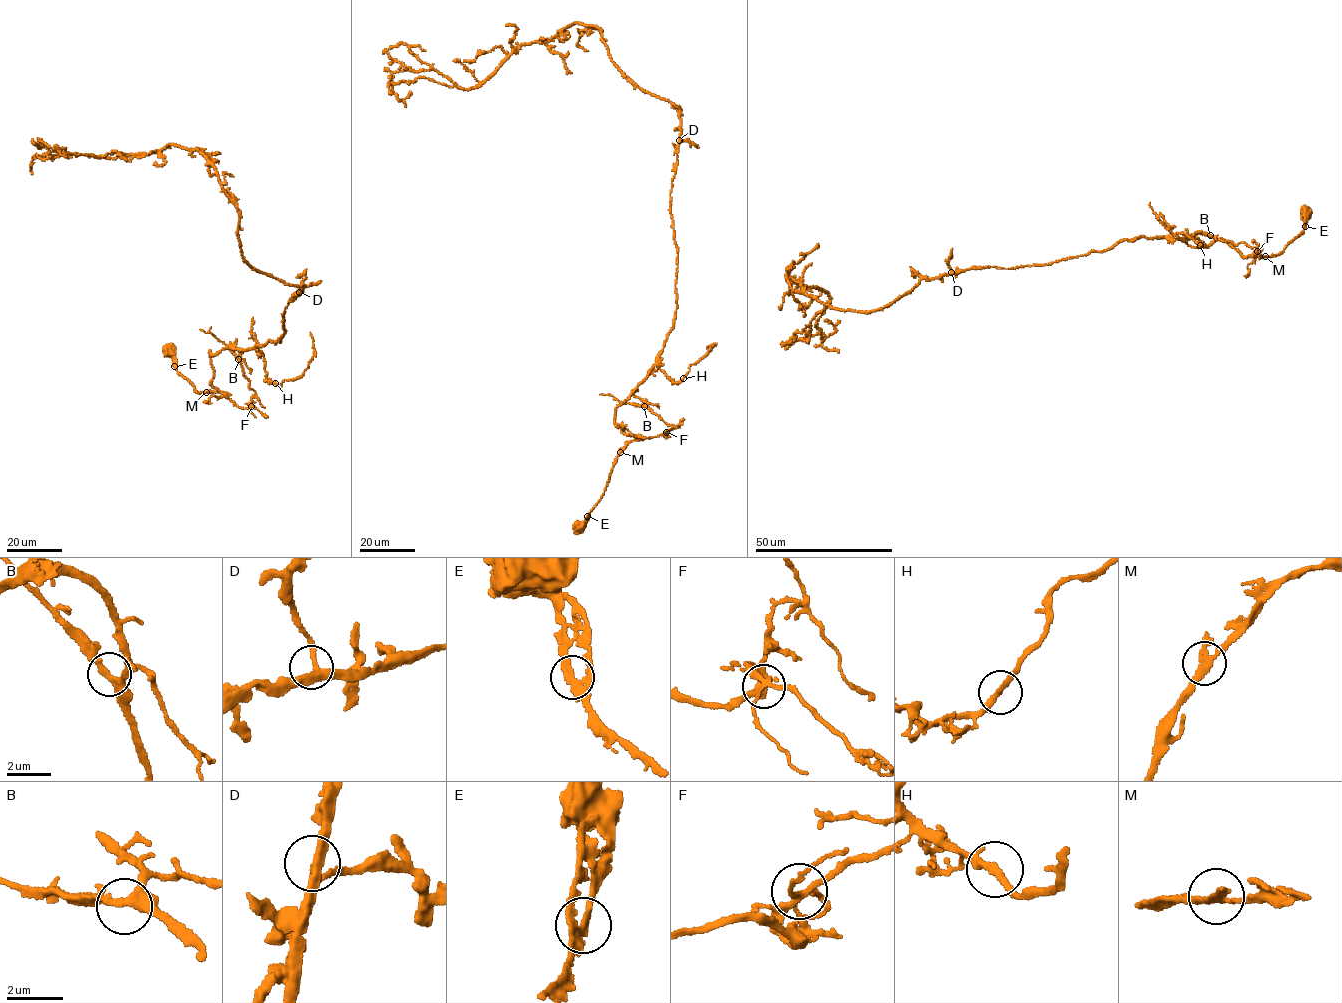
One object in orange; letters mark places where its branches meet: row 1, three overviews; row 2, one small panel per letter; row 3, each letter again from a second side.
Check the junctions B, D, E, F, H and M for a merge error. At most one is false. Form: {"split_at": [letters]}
{"split_at": []}

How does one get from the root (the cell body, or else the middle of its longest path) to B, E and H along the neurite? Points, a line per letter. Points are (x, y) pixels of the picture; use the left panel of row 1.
B: (169, 351), (177, 373), (199, 393), (223, 392), (211, 383), (210, 352), (234, 347), (238, 359)
E: (169, 351), (174, 366)
H: (169, 351), (177, 373), (198, 392), (223, 392), (211, 383), (209, 355), (228, 346), (261, 351), (275, 383)

